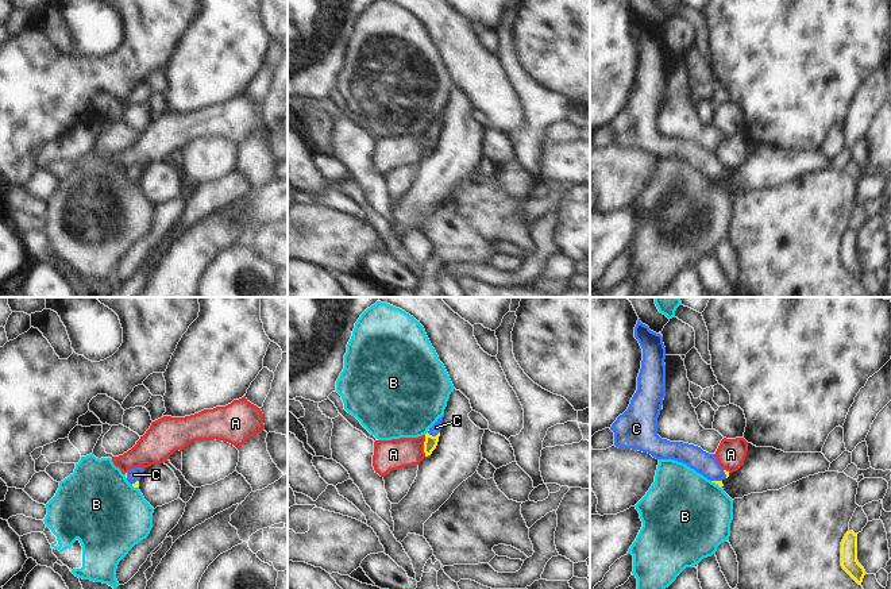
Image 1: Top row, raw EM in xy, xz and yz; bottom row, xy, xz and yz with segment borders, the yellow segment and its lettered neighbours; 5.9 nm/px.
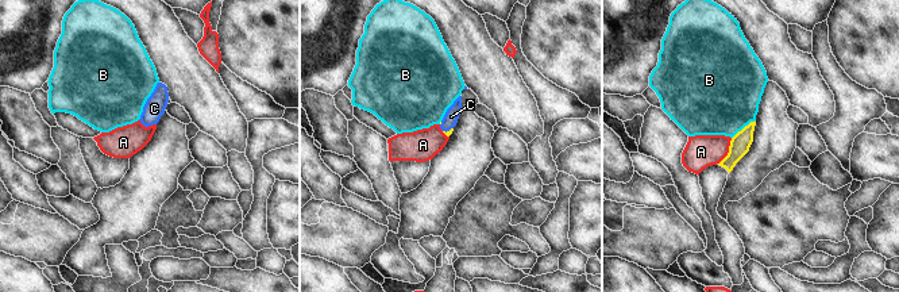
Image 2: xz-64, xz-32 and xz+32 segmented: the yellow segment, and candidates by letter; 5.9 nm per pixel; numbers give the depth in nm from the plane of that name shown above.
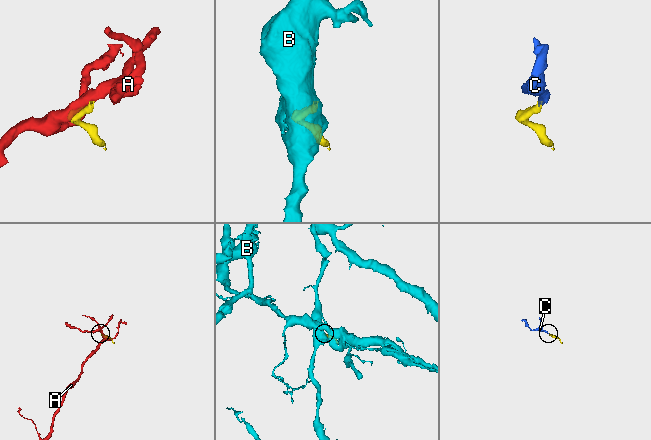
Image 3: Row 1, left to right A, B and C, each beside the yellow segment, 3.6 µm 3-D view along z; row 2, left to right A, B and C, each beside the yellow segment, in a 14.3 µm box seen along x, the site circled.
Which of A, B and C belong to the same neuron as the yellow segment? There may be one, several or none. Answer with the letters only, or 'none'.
C.

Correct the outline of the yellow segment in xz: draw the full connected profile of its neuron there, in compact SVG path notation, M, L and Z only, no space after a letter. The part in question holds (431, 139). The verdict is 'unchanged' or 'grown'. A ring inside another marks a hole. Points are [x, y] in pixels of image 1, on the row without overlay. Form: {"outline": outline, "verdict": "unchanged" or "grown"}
{"outline": "M444 112L441 115L439 115L437 119L425 131L425 139L424 139L424 150L425 150L425 154L431 153L432 149L437 143L443 115L444 115Z", "verdict": "grown"}

